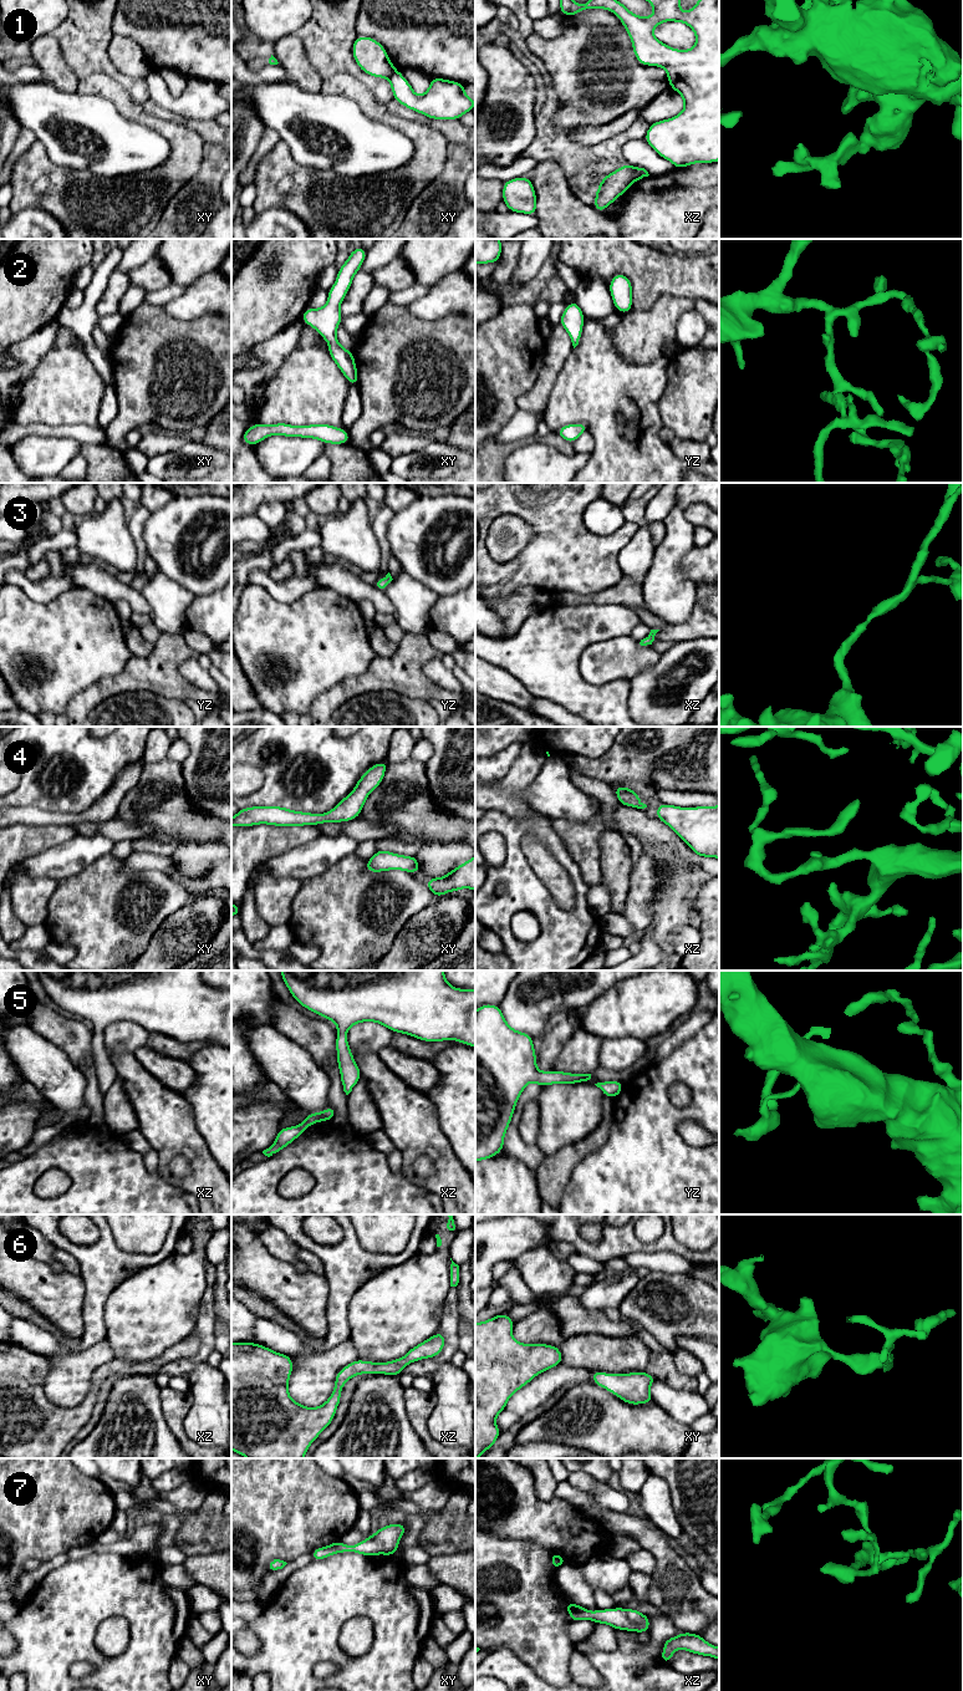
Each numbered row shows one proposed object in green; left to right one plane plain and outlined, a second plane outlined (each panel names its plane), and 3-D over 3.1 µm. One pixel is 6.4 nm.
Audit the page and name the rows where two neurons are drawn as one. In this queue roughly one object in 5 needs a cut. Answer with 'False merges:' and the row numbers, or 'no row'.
False merges: 1

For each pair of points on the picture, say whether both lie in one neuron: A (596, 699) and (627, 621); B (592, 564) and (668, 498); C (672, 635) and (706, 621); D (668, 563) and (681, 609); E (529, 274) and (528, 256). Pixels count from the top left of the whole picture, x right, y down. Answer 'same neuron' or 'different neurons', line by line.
A: same neuron
B: different neurons
C: same neuron
D: same neuron
E: same neuron

